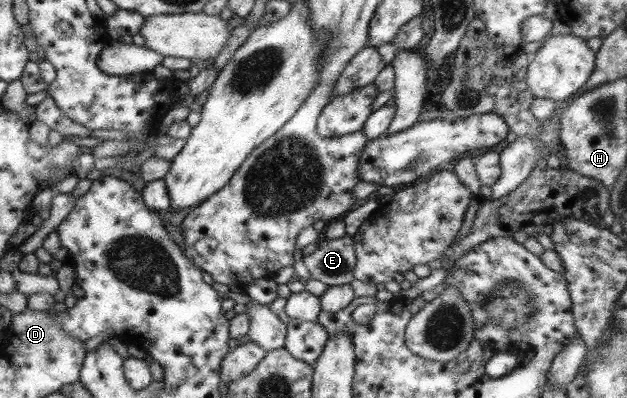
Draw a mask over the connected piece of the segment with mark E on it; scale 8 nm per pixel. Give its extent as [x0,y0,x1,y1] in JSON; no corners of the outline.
[302,234,356,286]

